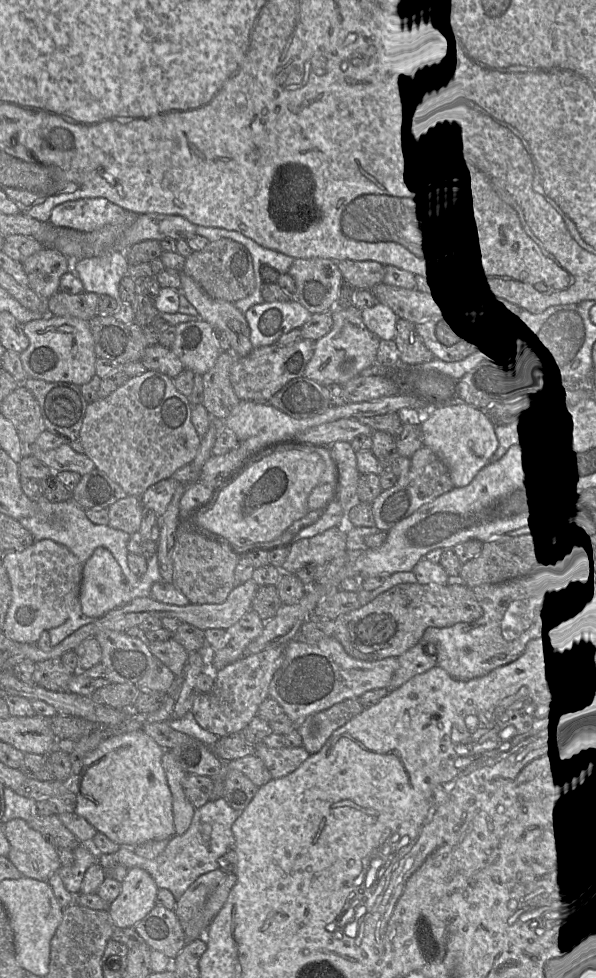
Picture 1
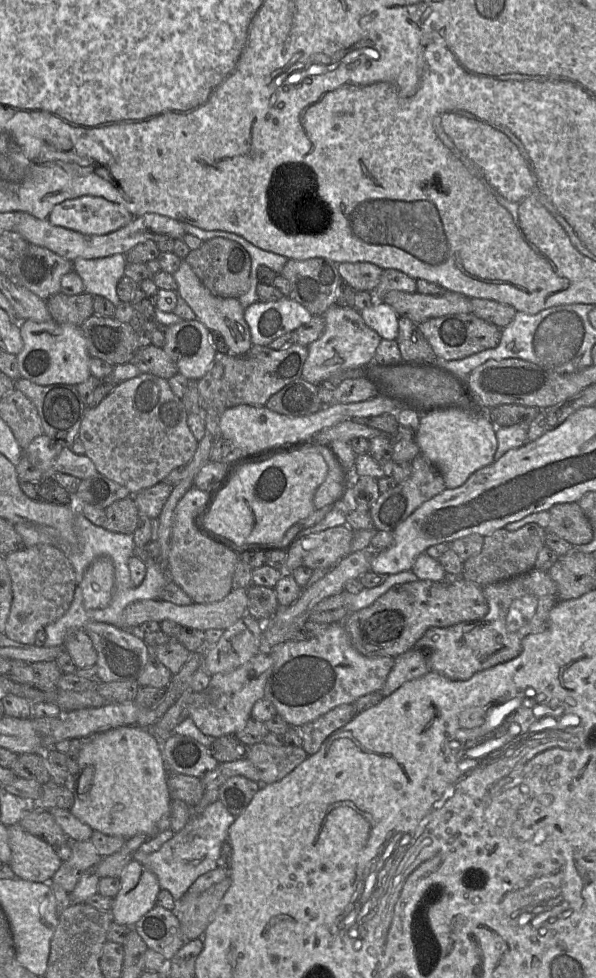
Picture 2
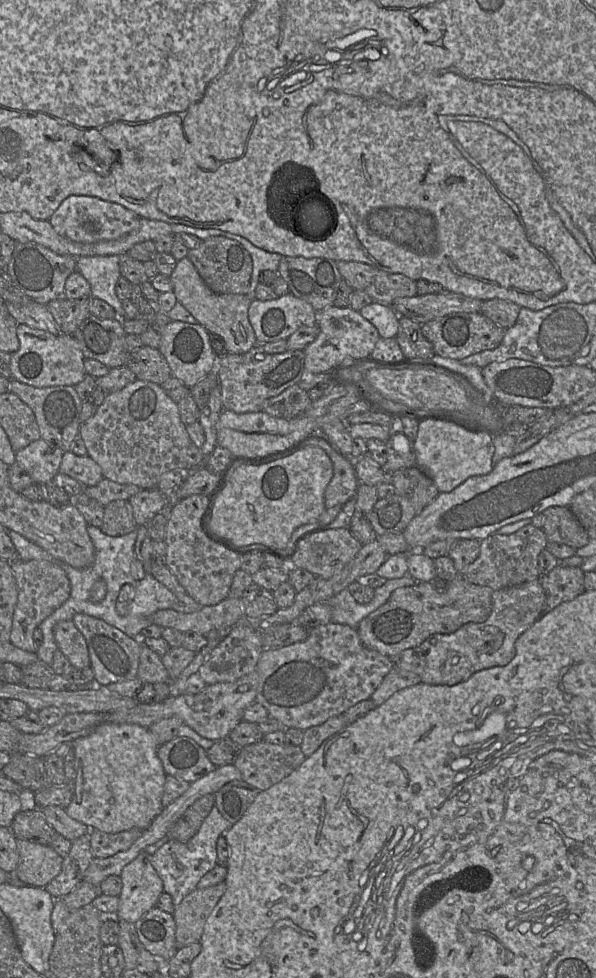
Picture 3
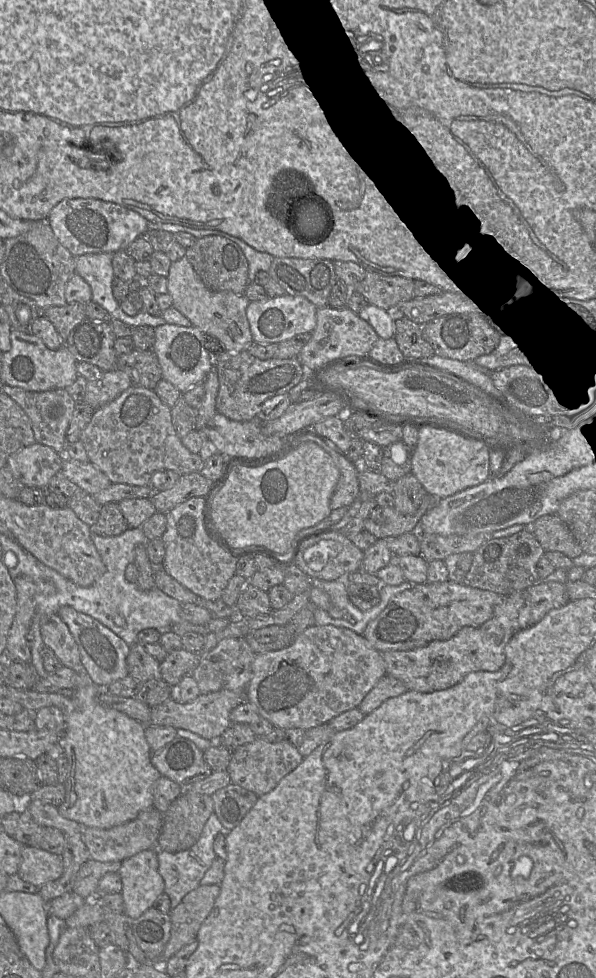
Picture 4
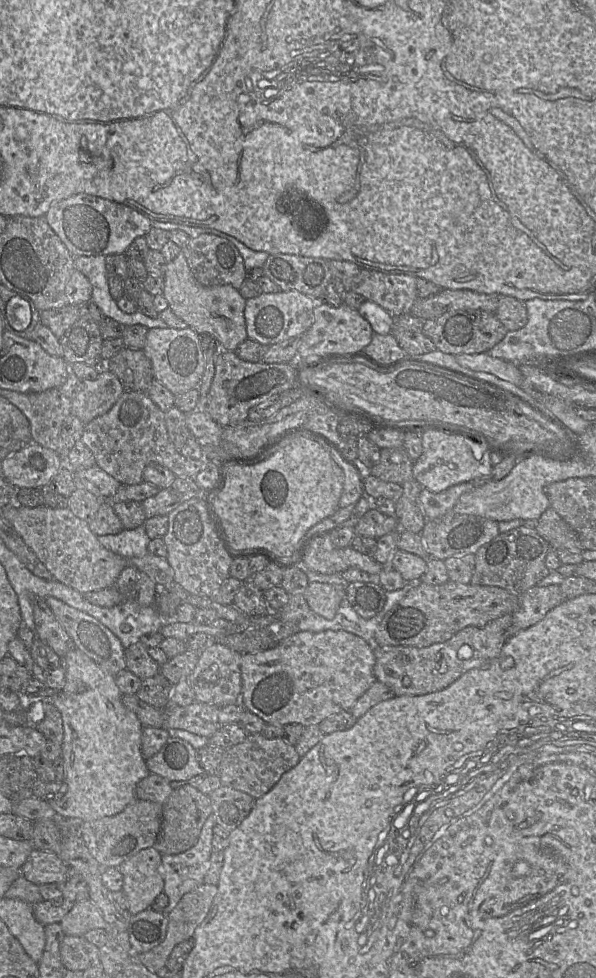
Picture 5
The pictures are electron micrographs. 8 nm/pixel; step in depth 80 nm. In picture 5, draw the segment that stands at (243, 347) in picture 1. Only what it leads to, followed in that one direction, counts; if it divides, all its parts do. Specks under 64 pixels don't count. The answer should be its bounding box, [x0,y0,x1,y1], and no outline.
[163,251,248,351]

